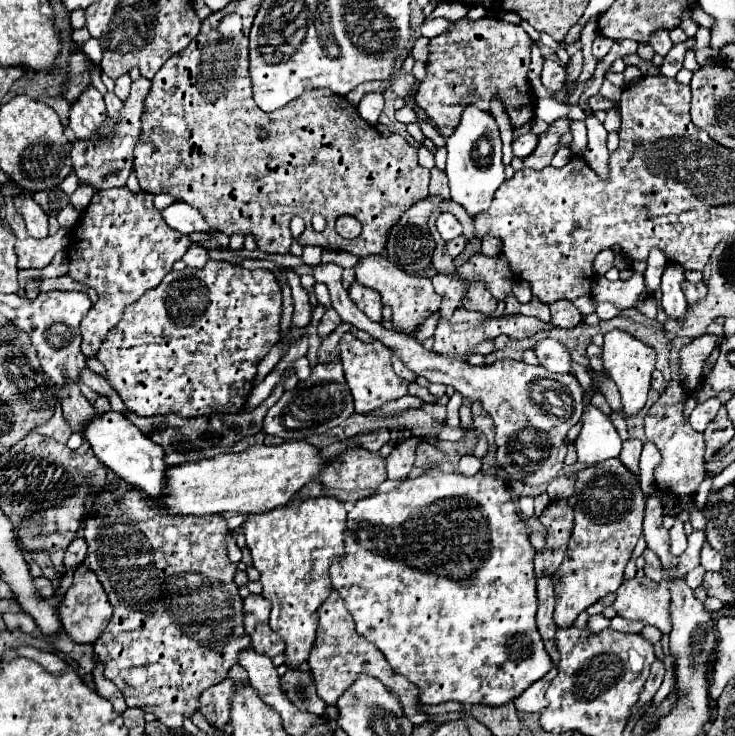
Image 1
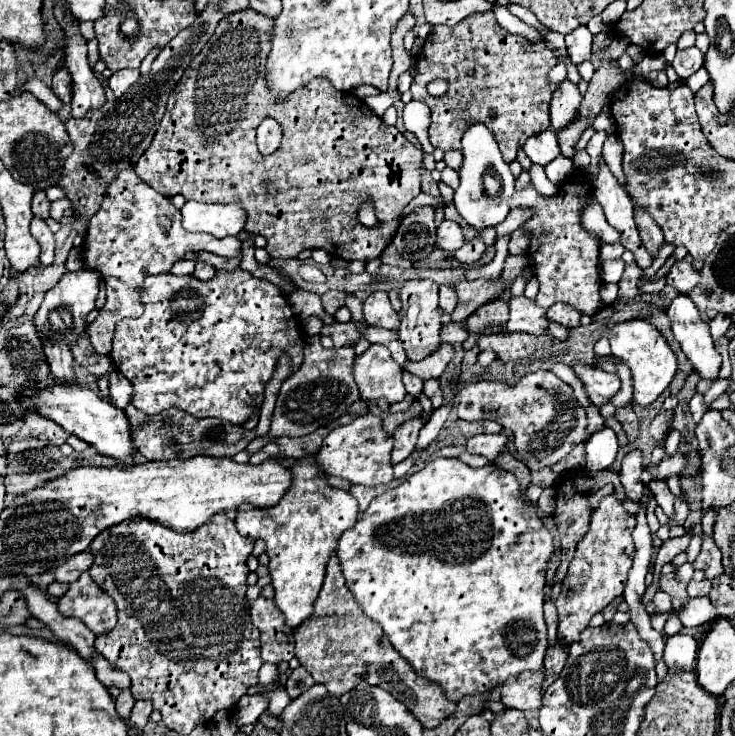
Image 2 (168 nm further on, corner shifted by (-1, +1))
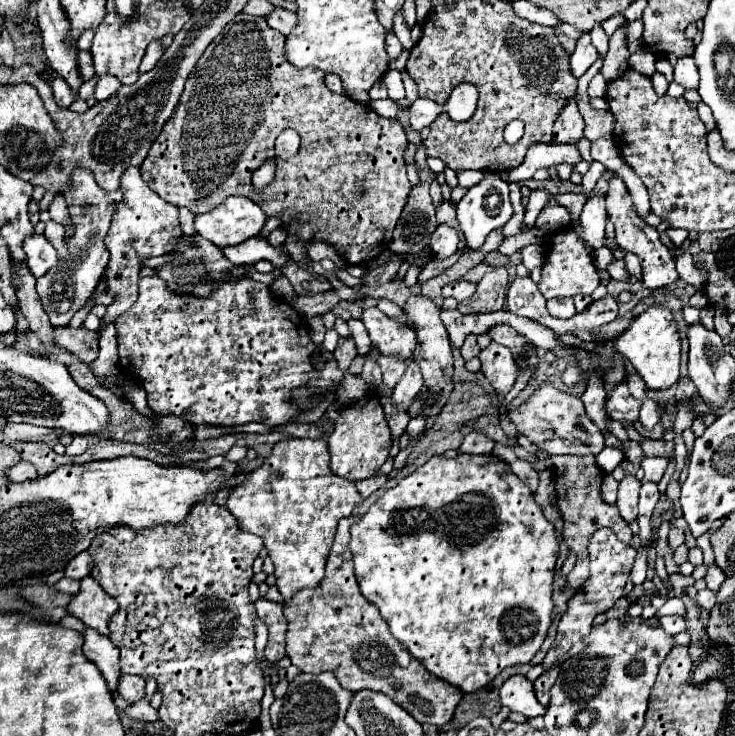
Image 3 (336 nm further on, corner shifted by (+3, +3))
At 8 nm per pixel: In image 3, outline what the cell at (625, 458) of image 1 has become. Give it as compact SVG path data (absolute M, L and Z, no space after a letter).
M625 475L625 479L619 483L617 507L619 507L619 513L625 523L631 523L637 519L639 489L641 489L641 483L635 479L635 475Z

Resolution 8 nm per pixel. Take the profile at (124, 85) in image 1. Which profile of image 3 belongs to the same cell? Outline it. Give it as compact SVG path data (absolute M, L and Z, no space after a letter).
M99 77L97 79L97 83L95 83L95 99L97 101L103 101L103 99L107 99L107 97L111 97L117 89L119 89L119 81L115 79L115 77Z

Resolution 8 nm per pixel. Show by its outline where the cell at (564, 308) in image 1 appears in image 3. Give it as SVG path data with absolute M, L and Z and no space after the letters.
M549 299L547 309L557 319L571 319L577 313L573 299Z

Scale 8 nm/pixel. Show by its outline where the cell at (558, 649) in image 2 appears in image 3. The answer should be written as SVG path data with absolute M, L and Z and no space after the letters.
M555 665L553 669L545 671L545 673L535 681L535 693L537 693L537 699L539 699L539 703L541 703L543 707L549 705L549 689L553 687L557 675L559 675L559 667Z

